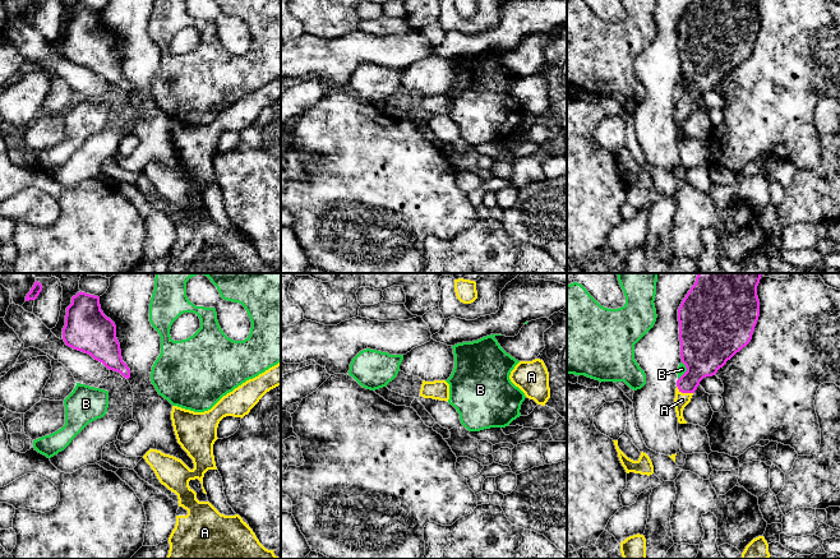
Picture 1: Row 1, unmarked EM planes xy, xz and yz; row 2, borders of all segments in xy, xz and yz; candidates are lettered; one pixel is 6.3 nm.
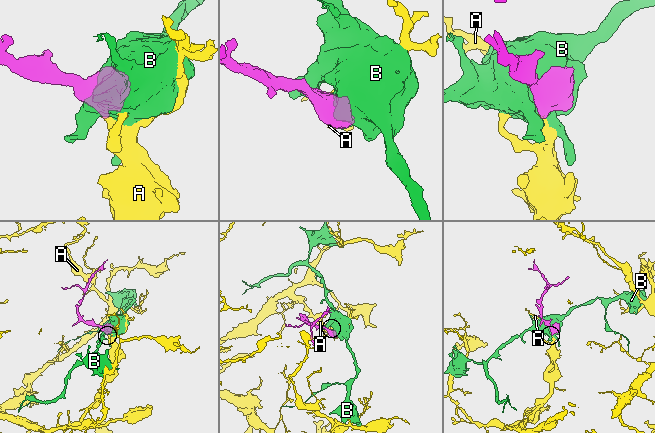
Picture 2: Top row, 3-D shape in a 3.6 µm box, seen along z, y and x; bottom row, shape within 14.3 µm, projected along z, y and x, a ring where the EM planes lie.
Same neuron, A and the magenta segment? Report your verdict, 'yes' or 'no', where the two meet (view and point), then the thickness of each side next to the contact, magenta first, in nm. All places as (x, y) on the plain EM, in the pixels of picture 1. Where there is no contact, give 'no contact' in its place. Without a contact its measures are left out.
yes; contact yz (684, 106); calibres 240 and 90 nm

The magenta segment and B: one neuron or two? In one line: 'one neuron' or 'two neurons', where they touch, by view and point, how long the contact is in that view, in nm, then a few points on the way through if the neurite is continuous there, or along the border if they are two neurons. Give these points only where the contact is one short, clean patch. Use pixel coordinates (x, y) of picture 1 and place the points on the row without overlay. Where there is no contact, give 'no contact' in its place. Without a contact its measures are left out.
two neurons; meets magenta in yz at (687, 84); contact 120 nm long

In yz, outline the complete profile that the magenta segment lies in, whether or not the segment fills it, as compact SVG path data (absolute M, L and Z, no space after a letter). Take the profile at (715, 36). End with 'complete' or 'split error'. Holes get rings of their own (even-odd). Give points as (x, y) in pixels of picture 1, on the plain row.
M692 0L678 23L680 73L687 86L677 94L674 120L679 138L687 138L683 131L684 121L706 91L712 91L751 54L760 31L757 0Z; split error

